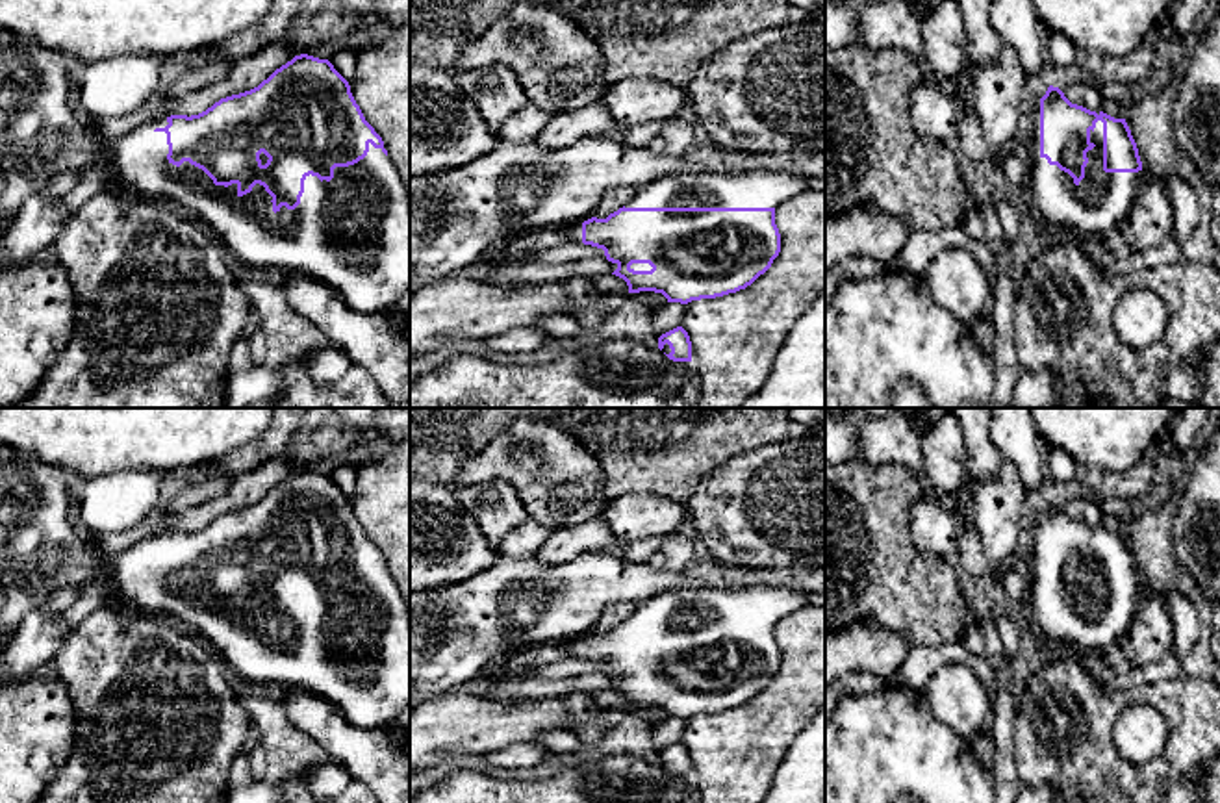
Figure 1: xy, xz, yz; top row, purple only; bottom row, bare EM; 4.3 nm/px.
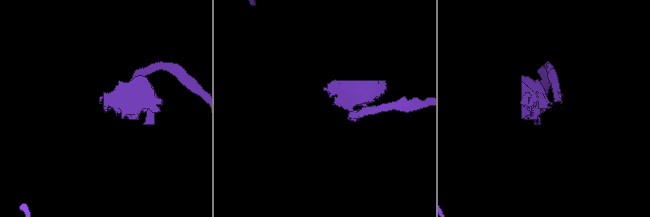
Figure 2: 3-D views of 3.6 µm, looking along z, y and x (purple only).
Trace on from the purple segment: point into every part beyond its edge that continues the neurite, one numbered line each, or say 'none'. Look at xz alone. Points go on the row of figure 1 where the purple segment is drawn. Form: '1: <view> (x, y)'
1: xz (759, 188)

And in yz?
1: yz (1102, 201)

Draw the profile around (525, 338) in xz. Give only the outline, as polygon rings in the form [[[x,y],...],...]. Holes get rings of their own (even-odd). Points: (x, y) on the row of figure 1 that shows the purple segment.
[[[519,326],[499,338],[488,339],[486,345],[499,352],[534,352],[545,341],[547,334],[540,326]]]

